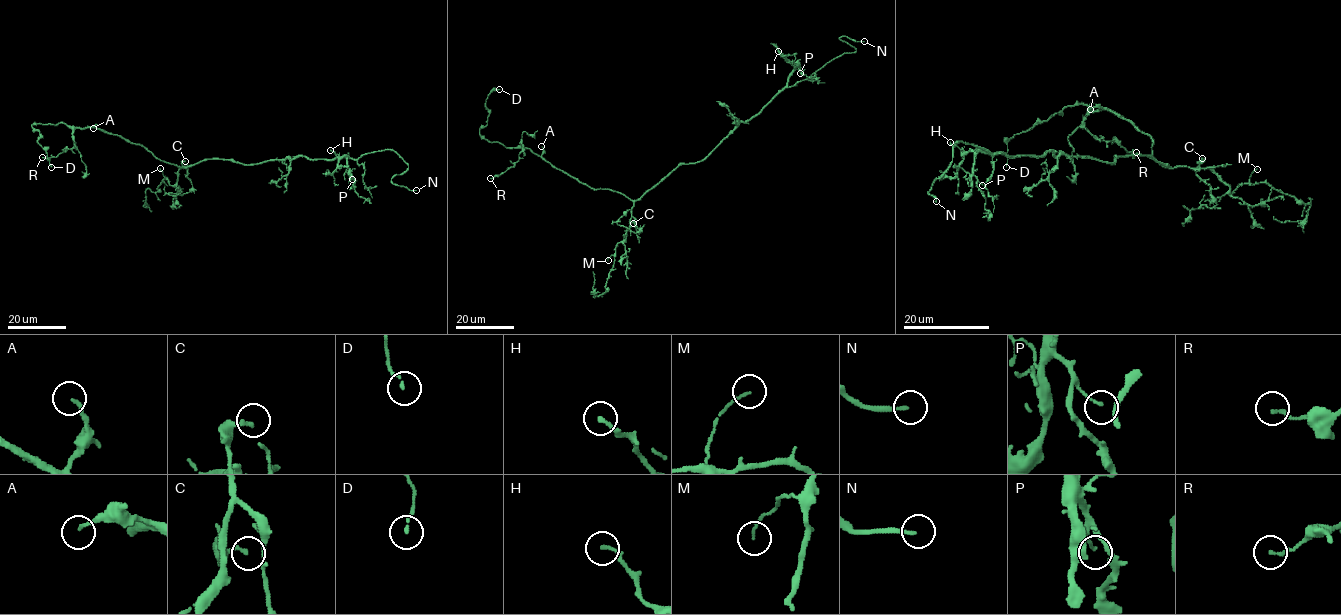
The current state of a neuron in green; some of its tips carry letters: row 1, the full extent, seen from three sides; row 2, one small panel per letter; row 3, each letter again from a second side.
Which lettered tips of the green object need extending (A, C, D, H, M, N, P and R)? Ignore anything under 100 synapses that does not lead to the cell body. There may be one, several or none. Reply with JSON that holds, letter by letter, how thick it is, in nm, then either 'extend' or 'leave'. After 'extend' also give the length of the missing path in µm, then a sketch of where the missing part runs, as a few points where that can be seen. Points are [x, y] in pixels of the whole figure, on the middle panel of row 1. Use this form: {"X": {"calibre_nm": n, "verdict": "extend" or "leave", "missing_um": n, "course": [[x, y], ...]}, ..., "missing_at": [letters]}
{"A": {"calibre_nm": 130, "verdict": "leave"}, "C": {"calibre_nm": 180, "verdict": "leave"}, "D": {"calibre_nm": 130, "verdict": "leave"}, "H": {"calibre_nm": 170, "verdict": "leave"}, "M": {"calibre_nm": 110, "verdict": "leave"}, "N": {"calibre_nm": 160, "verdict": "extend", "missing_um": 25}, "P": {"calibre_nm": 100, "verdict": "leave"}, "R": {"calibre_nm": 140, "verdict": "leave"}, "missing_at": ["N"]}

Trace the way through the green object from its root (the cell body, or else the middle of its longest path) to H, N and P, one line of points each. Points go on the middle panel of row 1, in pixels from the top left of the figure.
H: (663, 178), (681, 164), (702, 161), (739, 123), (754, 117), (786, 85), (794, 66), (778, 51)
N: (663, 178), (681, 164), (702, 161), (785, 88), (854, 52), (841, 36), (864, 41)
P: (663, 178), (681, 164), (702, 161), (739, 123), (750, 120), (779, 92), (796, 67), (800, 73)

